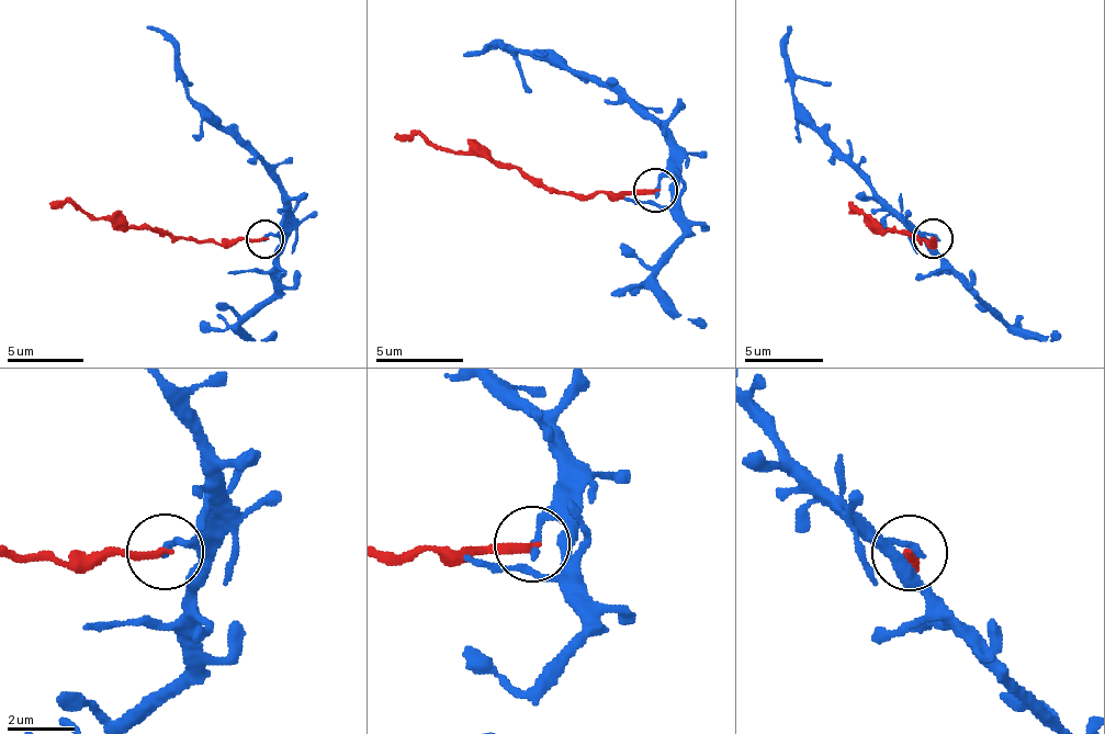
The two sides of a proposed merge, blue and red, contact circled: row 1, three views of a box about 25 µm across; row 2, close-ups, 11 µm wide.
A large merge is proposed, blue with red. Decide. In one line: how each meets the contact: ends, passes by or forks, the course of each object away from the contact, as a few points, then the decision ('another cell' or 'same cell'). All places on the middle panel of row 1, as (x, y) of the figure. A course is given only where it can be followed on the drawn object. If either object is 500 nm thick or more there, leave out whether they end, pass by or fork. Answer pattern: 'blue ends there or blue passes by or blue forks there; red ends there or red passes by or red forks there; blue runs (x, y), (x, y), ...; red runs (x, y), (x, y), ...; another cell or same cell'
blue ends there; red ends there; blue runs (654, 191), (669, 160), (665, 135), (609, 87), (506, 45), (462, 55); red runs (654, 191), (554, 194), (483, 156), (443, 151), (418, 134), (393, 138); another cell

